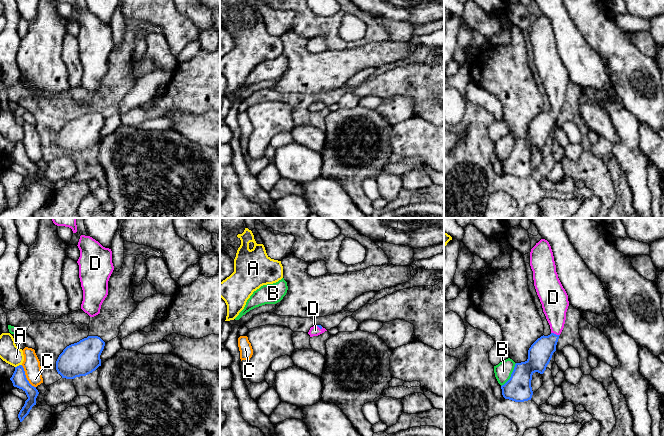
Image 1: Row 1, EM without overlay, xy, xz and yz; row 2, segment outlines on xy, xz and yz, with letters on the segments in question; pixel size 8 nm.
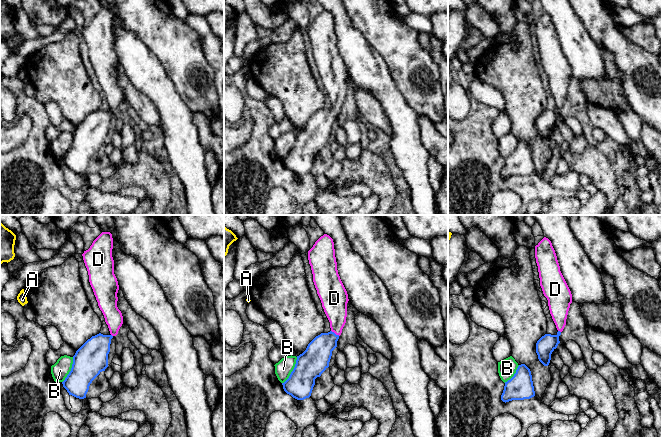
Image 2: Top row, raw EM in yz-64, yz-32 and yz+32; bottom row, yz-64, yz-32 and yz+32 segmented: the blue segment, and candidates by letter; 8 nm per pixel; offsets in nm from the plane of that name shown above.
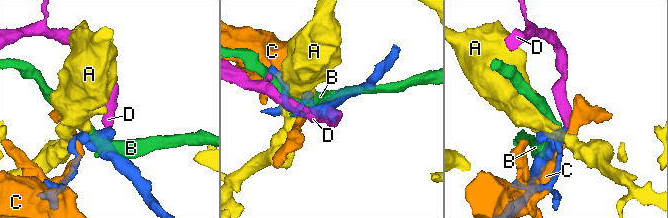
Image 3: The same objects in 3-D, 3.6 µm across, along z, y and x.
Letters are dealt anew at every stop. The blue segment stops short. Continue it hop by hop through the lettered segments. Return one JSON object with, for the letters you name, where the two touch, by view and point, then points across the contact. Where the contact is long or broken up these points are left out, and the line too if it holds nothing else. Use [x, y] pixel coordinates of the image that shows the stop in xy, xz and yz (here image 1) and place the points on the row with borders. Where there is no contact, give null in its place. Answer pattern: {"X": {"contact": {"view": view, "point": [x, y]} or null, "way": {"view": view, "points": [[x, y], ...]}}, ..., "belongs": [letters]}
{"D": {"contact": {"view": "yz", "point": [555, 334]}, "way": {"view": "yz", "points": [[540, 353], [555, 334], [555, 303]]}}, "belongs": ["D"]}

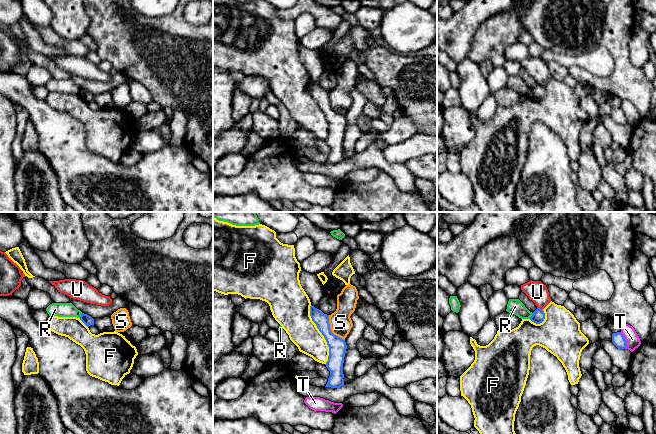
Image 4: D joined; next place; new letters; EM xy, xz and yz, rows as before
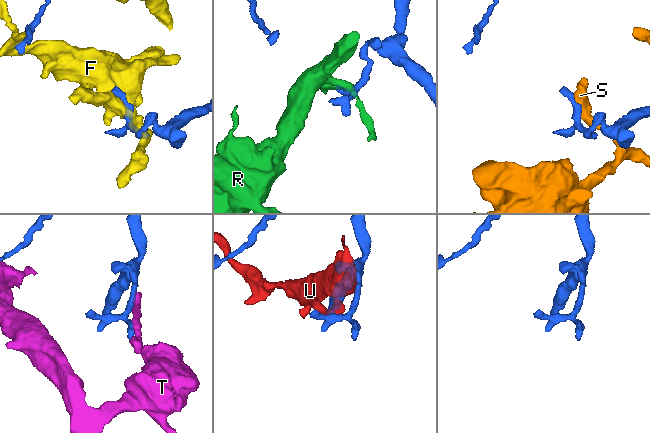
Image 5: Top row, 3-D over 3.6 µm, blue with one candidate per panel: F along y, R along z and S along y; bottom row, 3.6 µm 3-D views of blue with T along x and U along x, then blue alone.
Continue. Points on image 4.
{"belongs": []}

